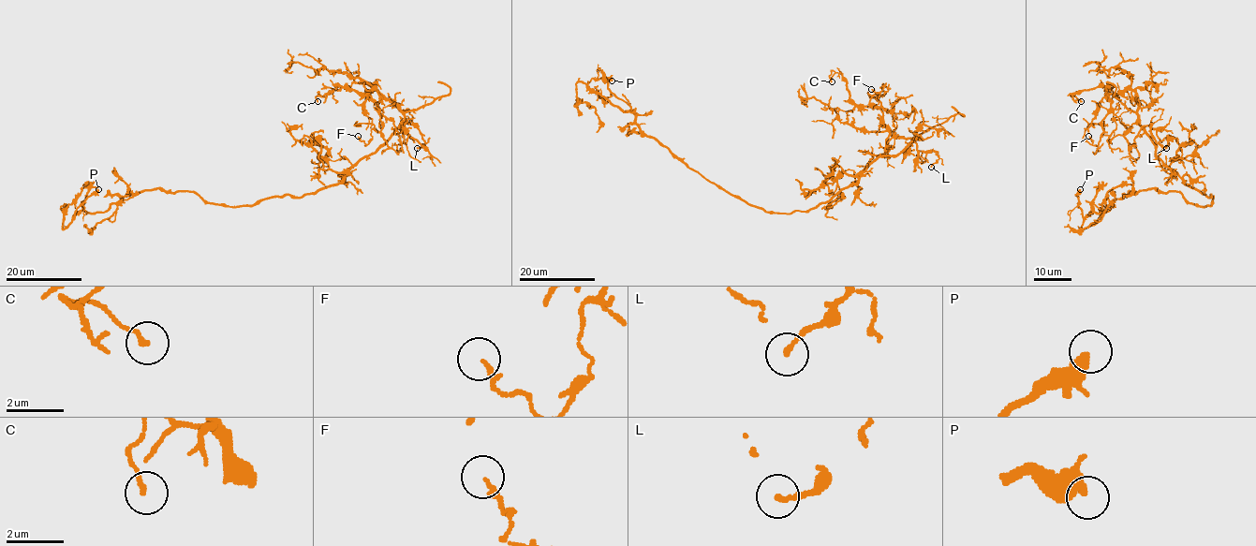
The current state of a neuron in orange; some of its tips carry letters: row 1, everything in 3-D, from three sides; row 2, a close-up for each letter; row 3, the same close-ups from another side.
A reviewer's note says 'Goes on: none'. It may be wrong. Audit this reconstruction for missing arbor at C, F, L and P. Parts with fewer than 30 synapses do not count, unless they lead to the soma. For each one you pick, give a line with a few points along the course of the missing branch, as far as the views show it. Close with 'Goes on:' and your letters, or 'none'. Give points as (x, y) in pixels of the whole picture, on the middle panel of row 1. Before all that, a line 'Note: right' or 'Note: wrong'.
Note: right
Goes on: none

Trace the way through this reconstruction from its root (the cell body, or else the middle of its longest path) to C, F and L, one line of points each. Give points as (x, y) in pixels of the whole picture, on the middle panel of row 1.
C: (781, 213), (828, 202), (879, 157), (918, 138), (899, 138), (879, 109), (855, 104), (840, 73), (832, 81)
F: (781, 213), (828, 202), (879, 157), (918, 138), (889, 130), (879, 100), (886, 83), (871, 89)
L: (781, 213), (828, 202), (854, 184), (879, 157), (895, 156), (912, 142), (919, 151), (938, 155), (931, 167)

